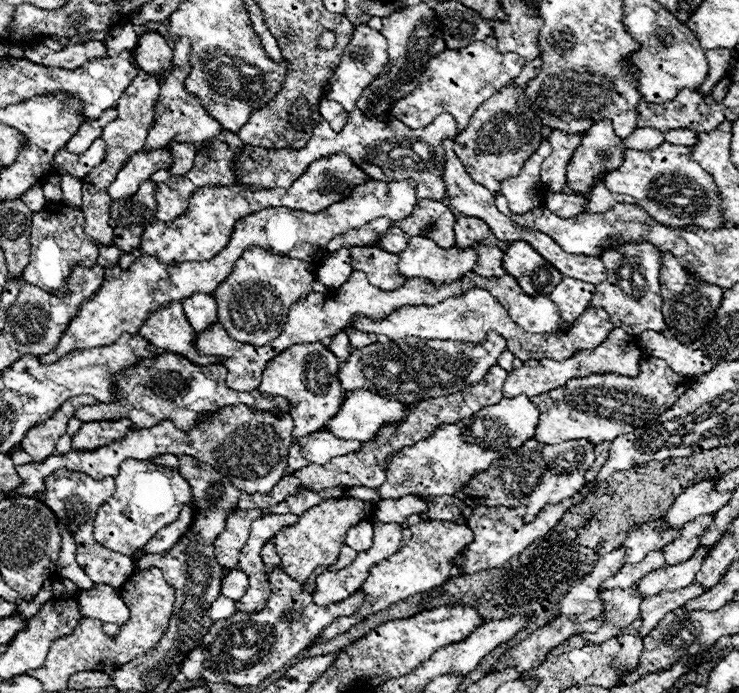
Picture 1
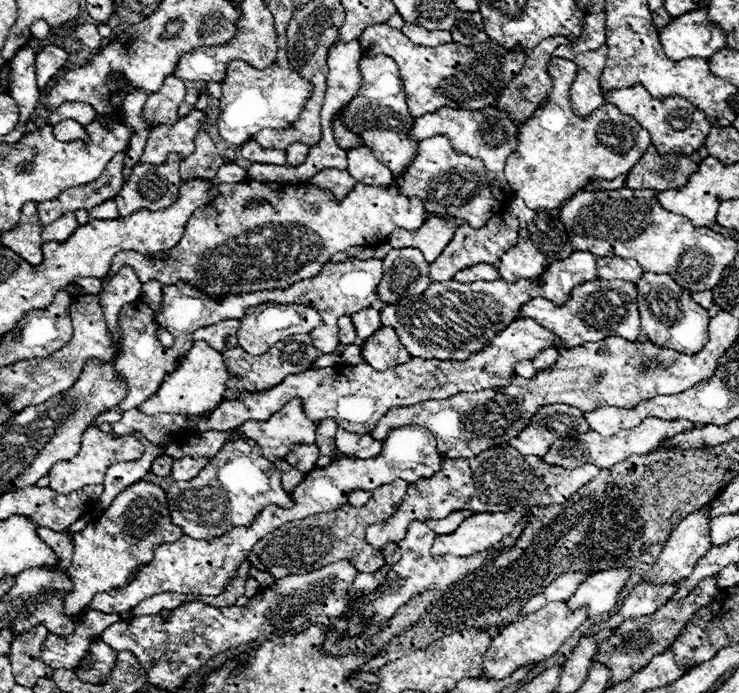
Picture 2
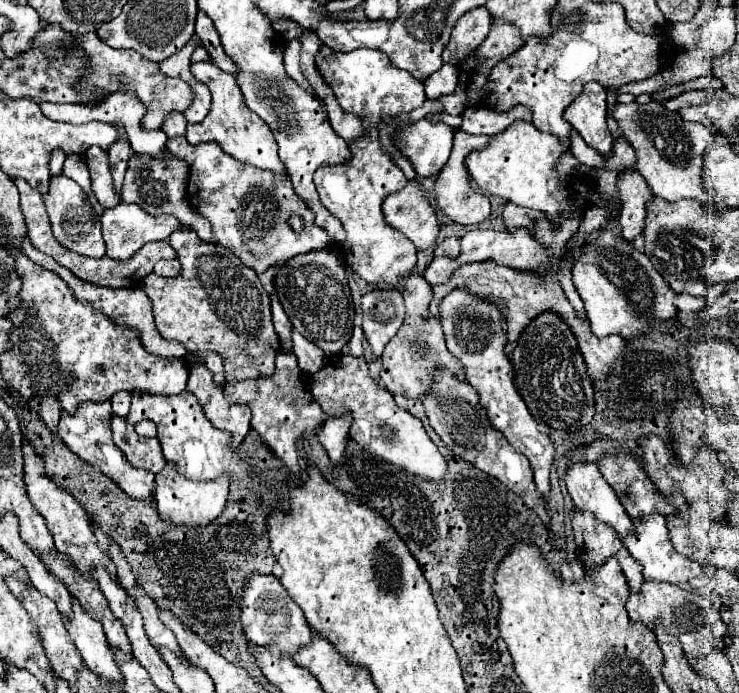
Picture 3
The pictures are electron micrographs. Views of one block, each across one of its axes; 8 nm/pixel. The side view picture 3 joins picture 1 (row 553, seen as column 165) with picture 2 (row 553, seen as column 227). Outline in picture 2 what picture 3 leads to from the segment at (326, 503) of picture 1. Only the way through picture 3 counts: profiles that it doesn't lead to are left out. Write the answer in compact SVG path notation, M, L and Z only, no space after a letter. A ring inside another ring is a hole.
M398 479L374 490L372 498L362 508L344 504L344 508L338 508L336 512L316 514L308 516L306 520L294 520L292 524L284 524L276 528L276 532L264 536L264 540L260 540L256 548L252 548L252 552L248 554L248 562L256 570L272 574L274 580L282 580L288 574L312 572L324 564L332 564L338 560L352 562L358 572L374 572L384 564L384 556L370 550L370 546L364 542L364 530L366 526L392 516L402 504L406 490L408 482Z

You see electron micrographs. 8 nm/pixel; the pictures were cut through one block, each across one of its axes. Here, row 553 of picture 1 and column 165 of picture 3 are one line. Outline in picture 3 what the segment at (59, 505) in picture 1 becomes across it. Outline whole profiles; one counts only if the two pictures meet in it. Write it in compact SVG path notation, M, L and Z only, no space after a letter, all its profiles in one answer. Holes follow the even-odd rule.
M96 32L88 34L76 34L74 44L78 50L84 52L84 60L88 62L88 70L84 76L78 78L74 88L82 94L92 94L94 98L100 98L100 92L114 94L118 90L136 94L136 98L144 104L146 114L142 118L142 130L156 130L162 126L164 118L172 110L186 110L192 104L192 88L184 80L168 78L160 72L156 62L146 60L142 54L134 50L114 50L108 44L104 44Z

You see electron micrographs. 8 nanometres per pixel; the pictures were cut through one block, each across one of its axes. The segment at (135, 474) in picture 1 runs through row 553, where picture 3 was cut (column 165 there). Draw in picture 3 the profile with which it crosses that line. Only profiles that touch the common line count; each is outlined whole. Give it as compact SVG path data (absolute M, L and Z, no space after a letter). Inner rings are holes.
M170 112L170 116L164 120L162 124L162 132L168 136L168 138L176 138L176 136L184 136L186 134L186 118L184 118L184 112Z

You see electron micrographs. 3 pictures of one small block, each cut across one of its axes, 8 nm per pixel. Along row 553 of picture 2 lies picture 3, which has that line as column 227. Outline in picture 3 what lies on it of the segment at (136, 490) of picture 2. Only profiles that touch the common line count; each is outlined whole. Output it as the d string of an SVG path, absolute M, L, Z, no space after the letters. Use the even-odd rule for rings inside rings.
M198 62L198 64L192 64L190 70L200 82L204 82L210 88L212 108L202 122L188 124L186 140L194 146L200 142L216 142L218 146L222 146L222 150L226 154L230 154L232 158L236 158L242 164L248 164L248 166L254 166L260 170L270 170L274 174L286 174L286 166L278 158L278 144L274 140L270 126L266 122L262 122L260 116L250 112L250 108L246 108L242 90L238 88L238 82L236 82L236 76L222 72L214 62Z

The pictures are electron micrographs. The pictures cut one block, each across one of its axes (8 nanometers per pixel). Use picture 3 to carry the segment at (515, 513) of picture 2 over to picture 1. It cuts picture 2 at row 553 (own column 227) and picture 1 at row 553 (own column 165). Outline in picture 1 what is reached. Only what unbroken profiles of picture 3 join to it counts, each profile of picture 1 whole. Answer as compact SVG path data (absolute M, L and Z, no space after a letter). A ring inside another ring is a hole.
M408 516L408 520L402 524L402 546L400 550L378 562L370 568L368 578L362 584L362 592L366 594L362 606L352 616L340 616L332 622L330 628L326 628L314 644L322 644L326 640L336 638L338 634L344 634L348 628L358 624L370 614L376 614L390 604L396 604L400 600L406 600L408 596L428 592L432 588L442 586L450 578L450 560L456 556L462 548L466 548L472 542L472 530L466 524L452 524L452 522L424 522L420 516Z

